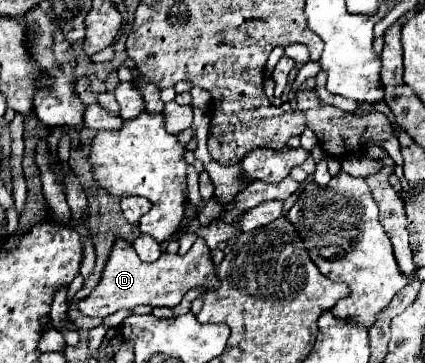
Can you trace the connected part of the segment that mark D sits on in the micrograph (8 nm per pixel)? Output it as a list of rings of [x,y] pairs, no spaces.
[[[202,237],[196,239],[196,243],[192,245],[192,249],[186,255],[162,253],[162,257],[154,263],[140,261],[134,247],[128,241],[118,239],[112,247],[102,281],[90,293],[90,297],[86,297],[84,301],[78,303],[78,309],[84,315],[104,319],[120,309],[134,309],[138,305],[176,307],[190,289],[208,291],[208,289],[218,289],[218,287],[220,287],[220,279],[216,275],[216,265],[214,265],[210,249]]]

